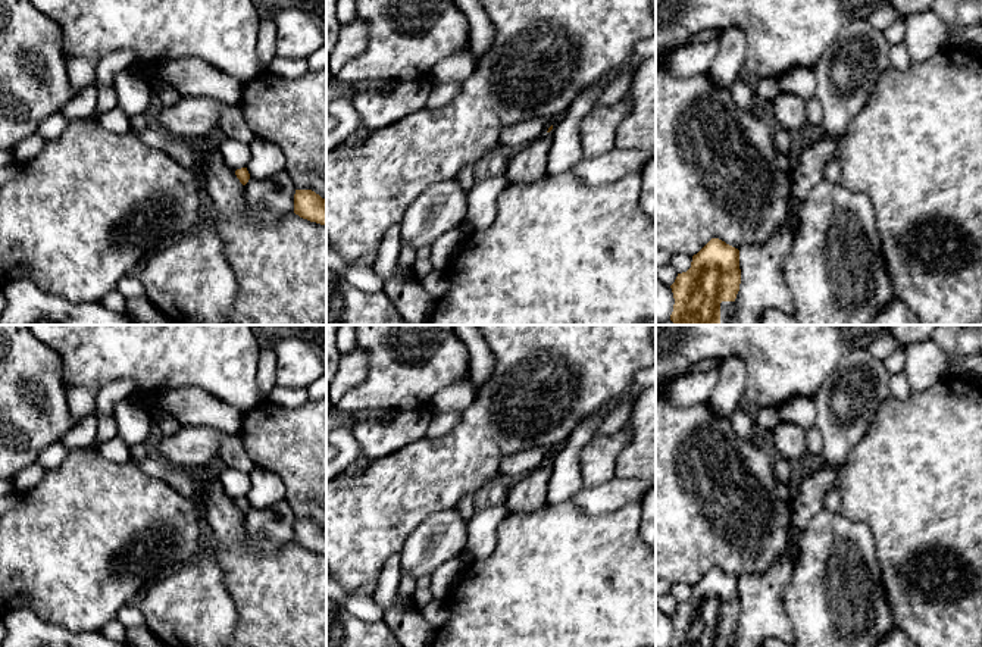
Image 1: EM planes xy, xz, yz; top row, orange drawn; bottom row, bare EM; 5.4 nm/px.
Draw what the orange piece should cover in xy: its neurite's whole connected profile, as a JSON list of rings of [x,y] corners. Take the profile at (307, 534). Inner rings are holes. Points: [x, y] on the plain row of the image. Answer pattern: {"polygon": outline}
{"polygon": [[[295,519],[294,543],[310,551],[326,554],[326,528],[312,519]]]}

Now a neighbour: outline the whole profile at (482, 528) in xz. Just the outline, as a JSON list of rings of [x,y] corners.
[[[506,503],[487,507],[472,516],[467,525],[467,543],[462,553],[467,566],[473,562],[484,560],[494,551],[497,546],[497,529],[506,516]]]

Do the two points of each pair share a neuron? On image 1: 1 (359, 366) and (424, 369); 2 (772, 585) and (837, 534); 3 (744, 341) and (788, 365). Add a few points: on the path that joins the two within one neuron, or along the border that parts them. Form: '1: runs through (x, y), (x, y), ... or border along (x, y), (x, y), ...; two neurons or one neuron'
1: border along (357, 346), (368, 356), (368, 372), (346, 393); two neurons
2: border along (804, 533), (798, 544), (798, 562), (782, 599); two neurons
3: runs through (754, 341), (765, 341), (778, 355); one neuron

